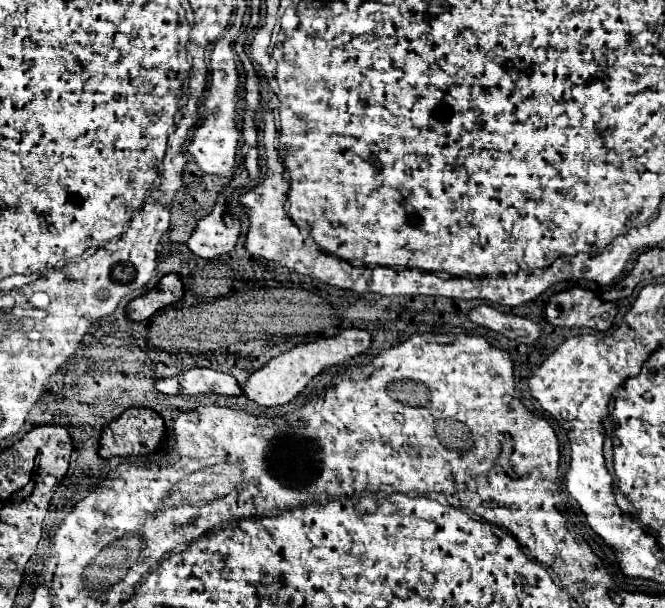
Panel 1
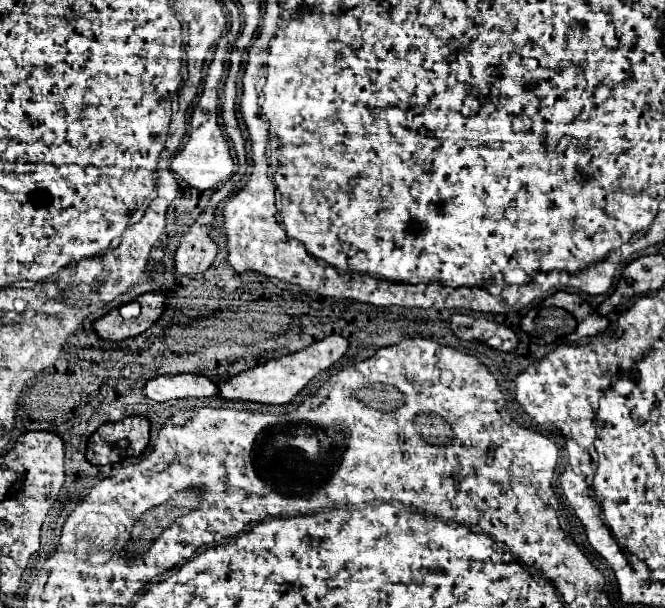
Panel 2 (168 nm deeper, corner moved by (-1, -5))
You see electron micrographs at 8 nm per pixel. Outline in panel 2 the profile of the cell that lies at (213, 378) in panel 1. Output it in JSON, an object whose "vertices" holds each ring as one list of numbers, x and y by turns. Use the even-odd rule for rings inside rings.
{"vertices":[[158,375,144,383,142,393,154,401,168,401,184,397,212,397,218,395,218,387,204,375]]}

